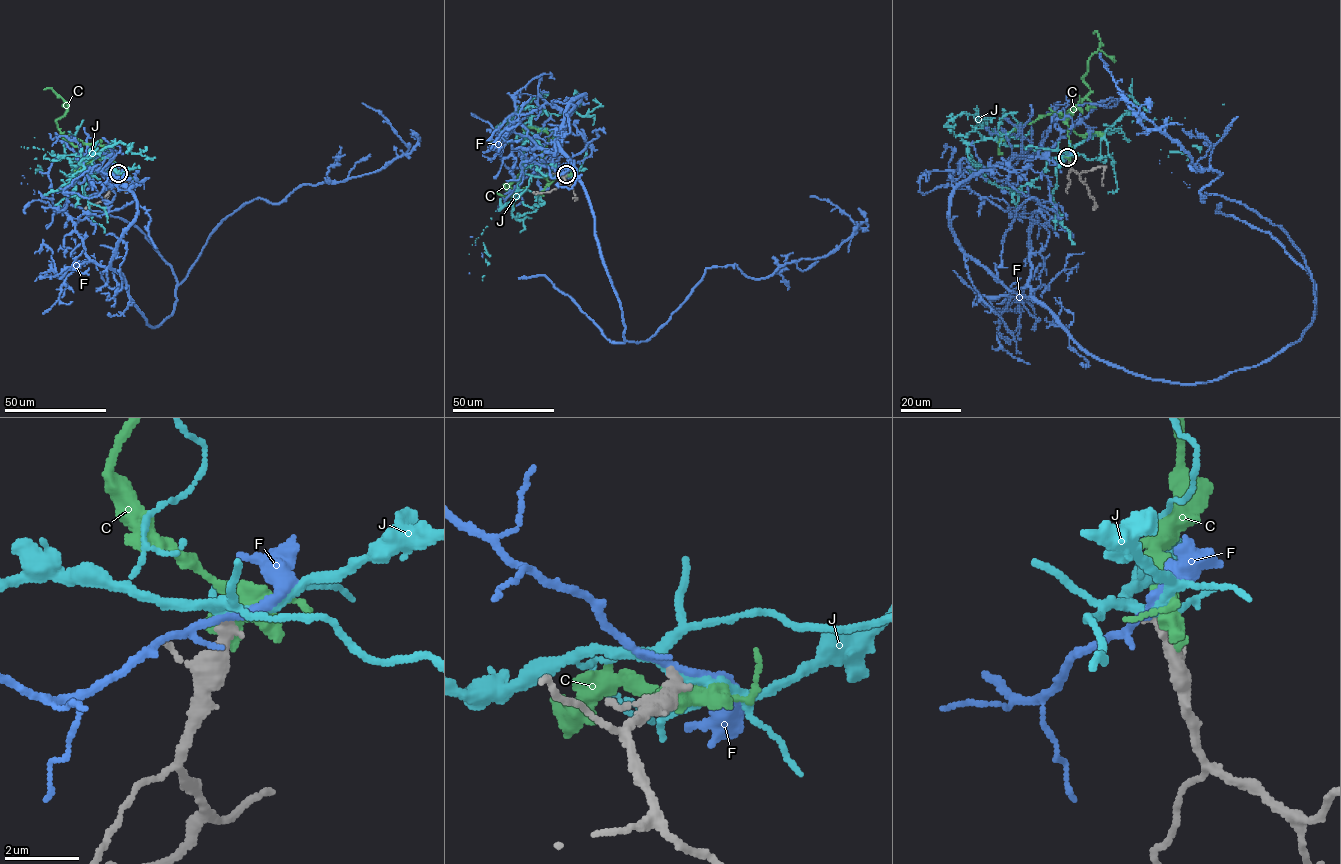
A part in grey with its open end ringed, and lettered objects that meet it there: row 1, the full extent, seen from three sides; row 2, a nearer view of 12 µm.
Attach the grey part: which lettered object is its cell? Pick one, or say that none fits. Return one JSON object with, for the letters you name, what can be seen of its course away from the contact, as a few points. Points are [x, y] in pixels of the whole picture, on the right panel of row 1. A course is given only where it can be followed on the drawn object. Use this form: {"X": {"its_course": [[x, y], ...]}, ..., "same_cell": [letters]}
{"same_cell": []}

